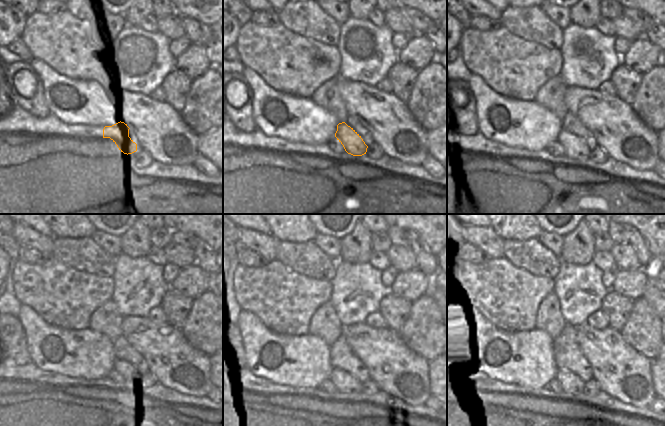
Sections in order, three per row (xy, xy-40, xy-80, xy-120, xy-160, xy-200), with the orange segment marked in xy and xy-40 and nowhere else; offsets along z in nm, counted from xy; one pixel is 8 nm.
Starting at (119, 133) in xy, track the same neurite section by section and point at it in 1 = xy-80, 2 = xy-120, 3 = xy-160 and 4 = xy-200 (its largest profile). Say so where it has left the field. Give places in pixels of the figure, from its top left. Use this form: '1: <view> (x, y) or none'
1: xy-80 (575, 147)
2: xy-120 (130, 376)
3: xy-160 (343, 380)
4: xy-200 (570, 382)

